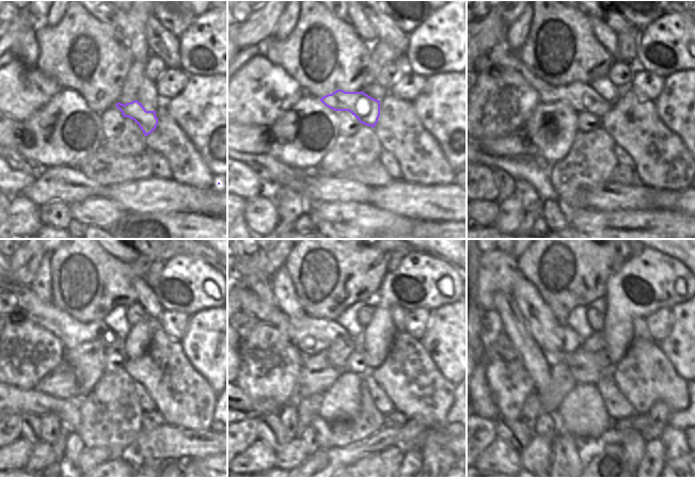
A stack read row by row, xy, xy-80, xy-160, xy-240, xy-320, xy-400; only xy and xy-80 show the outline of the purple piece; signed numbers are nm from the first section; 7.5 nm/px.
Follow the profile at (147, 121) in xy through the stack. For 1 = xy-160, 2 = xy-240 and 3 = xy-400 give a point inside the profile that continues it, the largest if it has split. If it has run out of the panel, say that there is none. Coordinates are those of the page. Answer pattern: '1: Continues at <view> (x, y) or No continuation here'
1: Continues at xy-160 (582, 97)
2: Continues at xy-240 (70, 332)
3: Continues at xy-400 (572, 341).

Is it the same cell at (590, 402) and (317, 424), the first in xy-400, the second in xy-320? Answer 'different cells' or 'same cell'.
same cell

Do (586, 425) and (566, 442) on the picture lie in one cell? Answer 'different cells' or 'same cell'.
same cell

